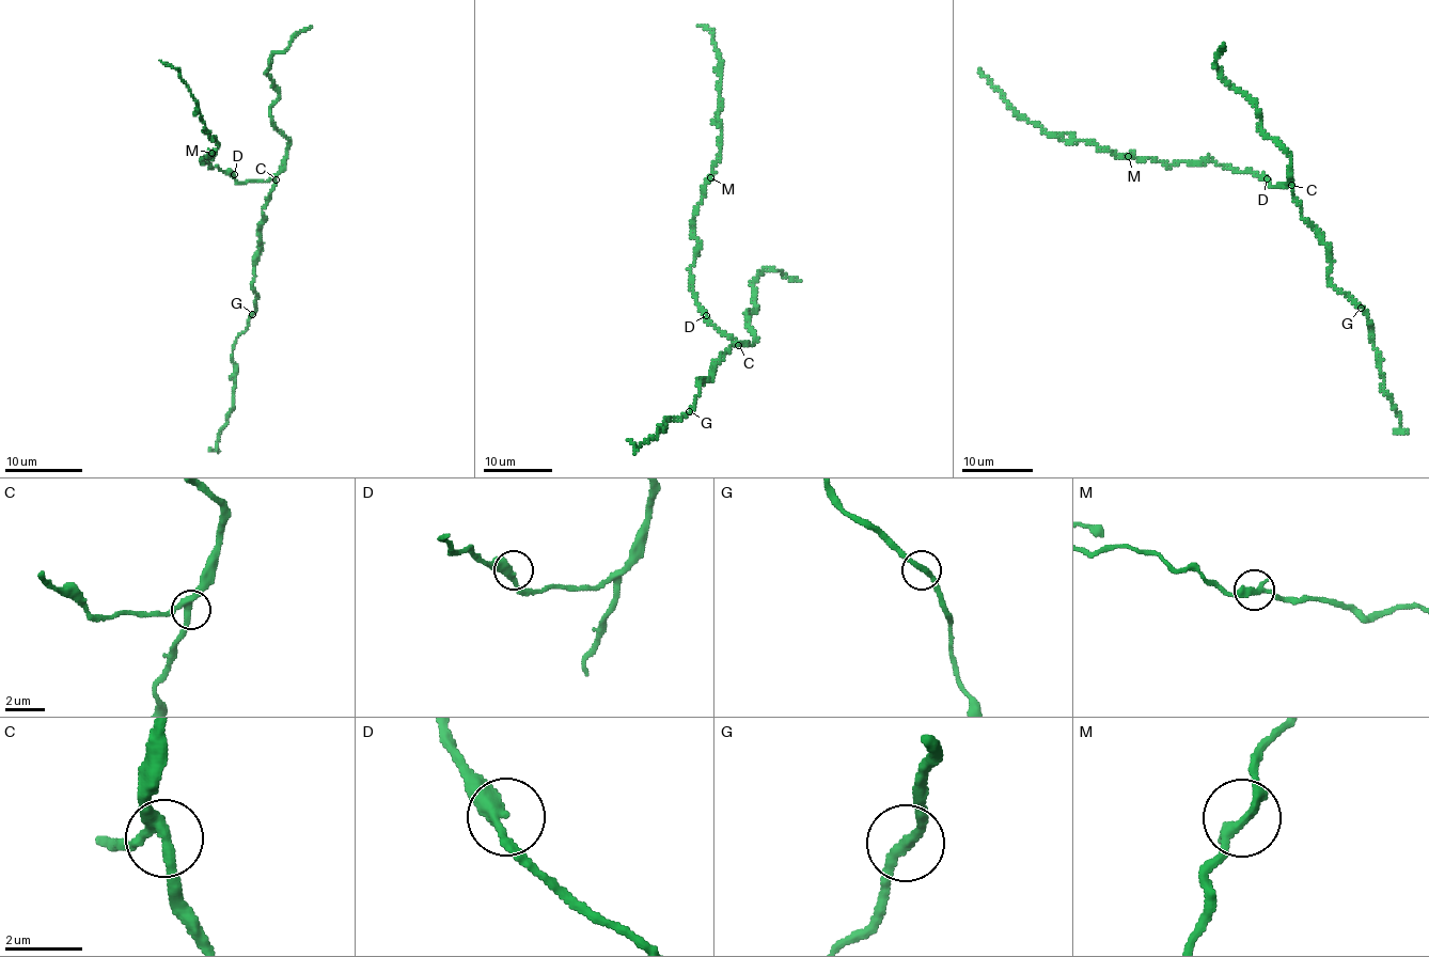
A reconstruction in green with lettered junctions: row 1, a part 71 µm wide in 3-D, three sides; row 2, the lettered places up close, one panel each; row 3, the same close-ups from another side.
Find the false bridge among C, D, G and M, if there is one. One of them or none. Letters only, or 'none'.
none

